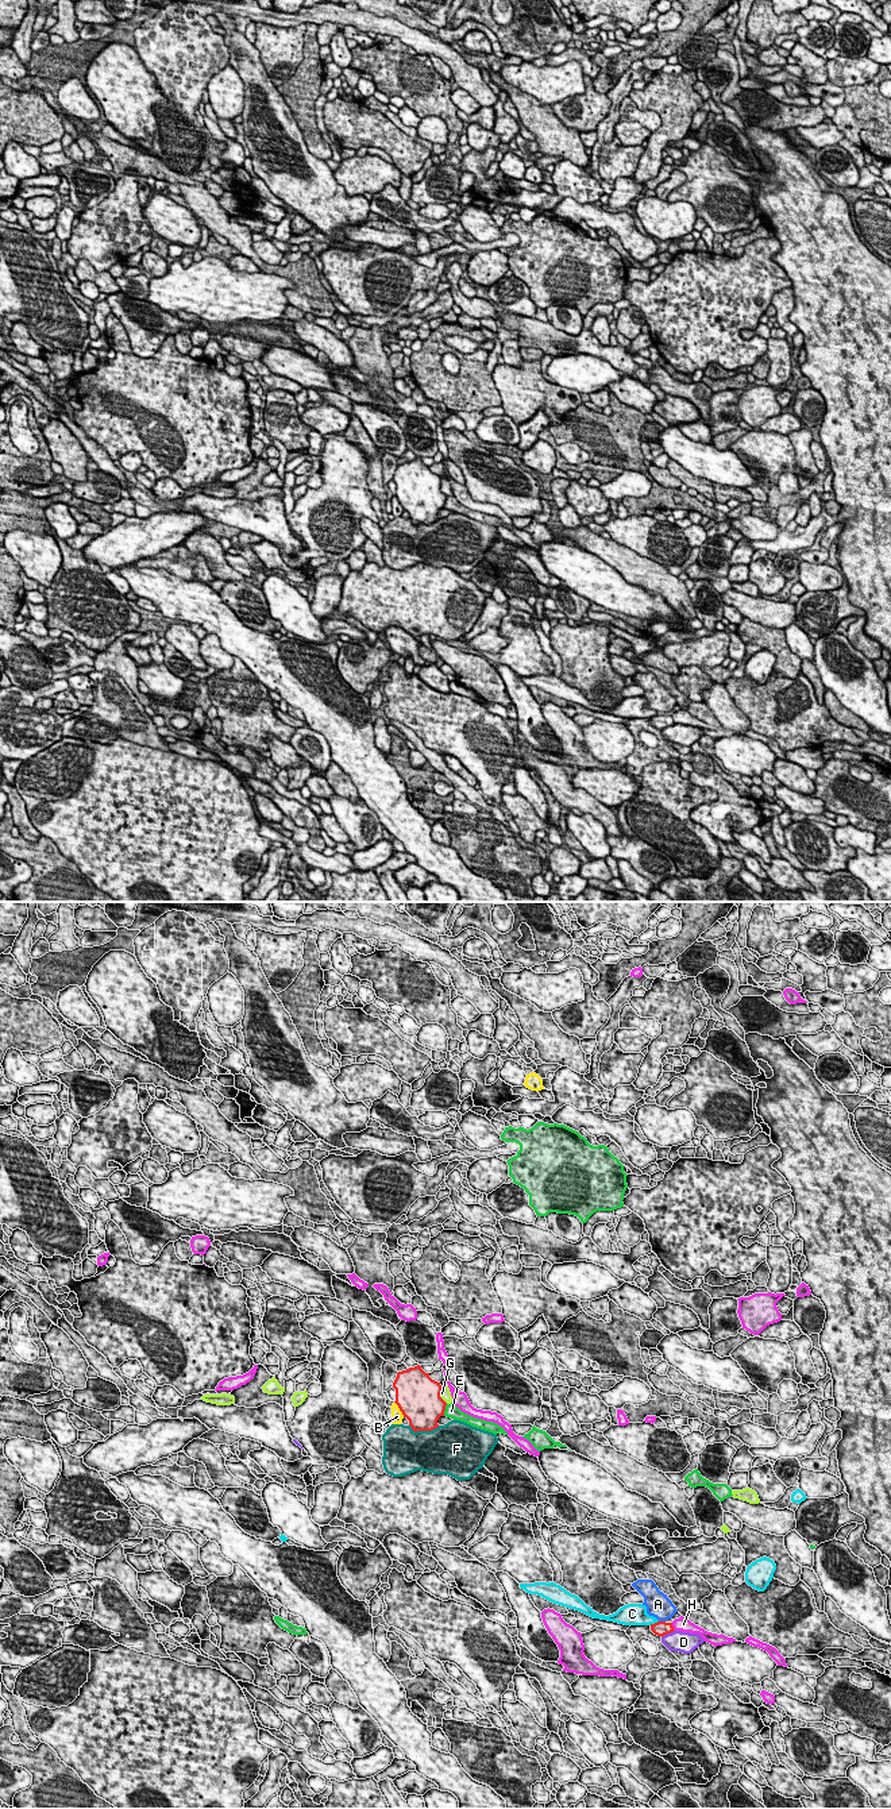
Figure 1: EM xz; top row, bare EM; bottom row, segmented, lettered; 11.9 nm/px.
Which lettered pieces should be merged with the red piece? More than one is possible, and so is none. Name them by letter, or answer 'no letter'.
no letter

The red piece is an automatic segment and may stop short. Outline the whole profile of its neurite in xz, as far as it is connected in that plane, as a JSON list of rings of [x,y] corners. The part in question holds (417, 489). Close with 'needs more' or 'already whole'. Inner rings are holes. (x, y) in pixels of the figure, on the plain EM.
[[[420,458],[398,464],[393,475],[396,497],[414,525],[432,524],[444,509],[447,495],[440,490],[441,478]]]; already whole

